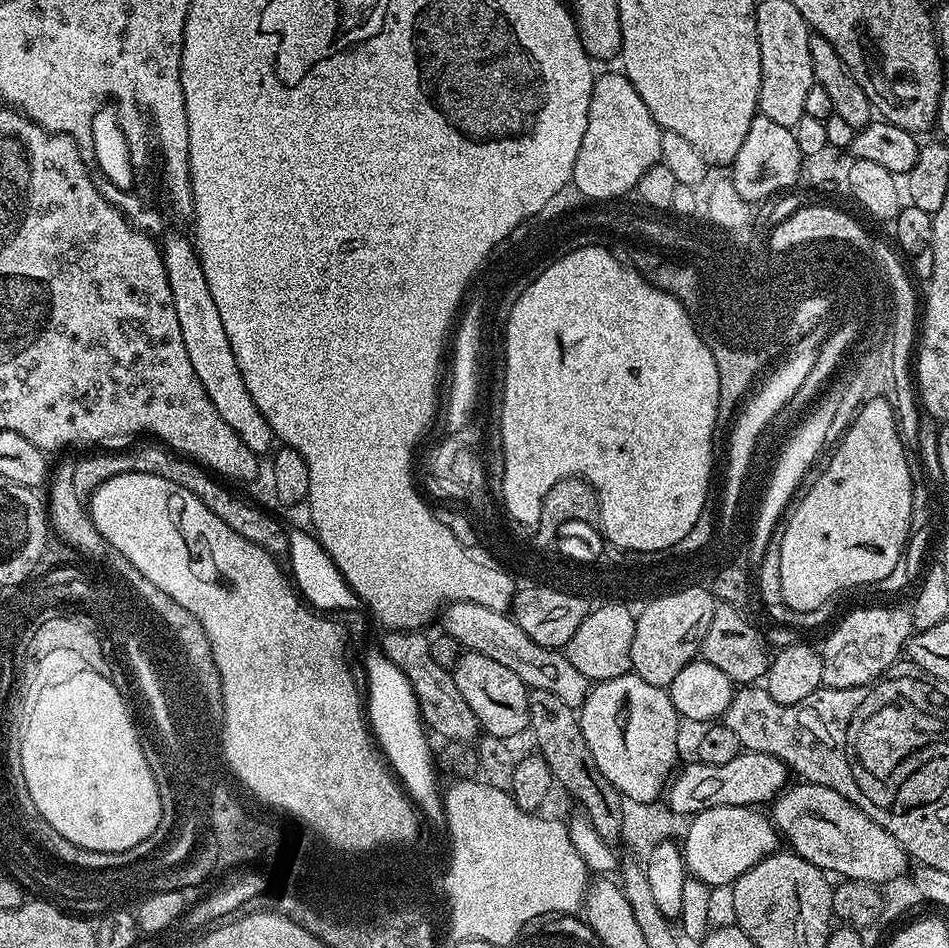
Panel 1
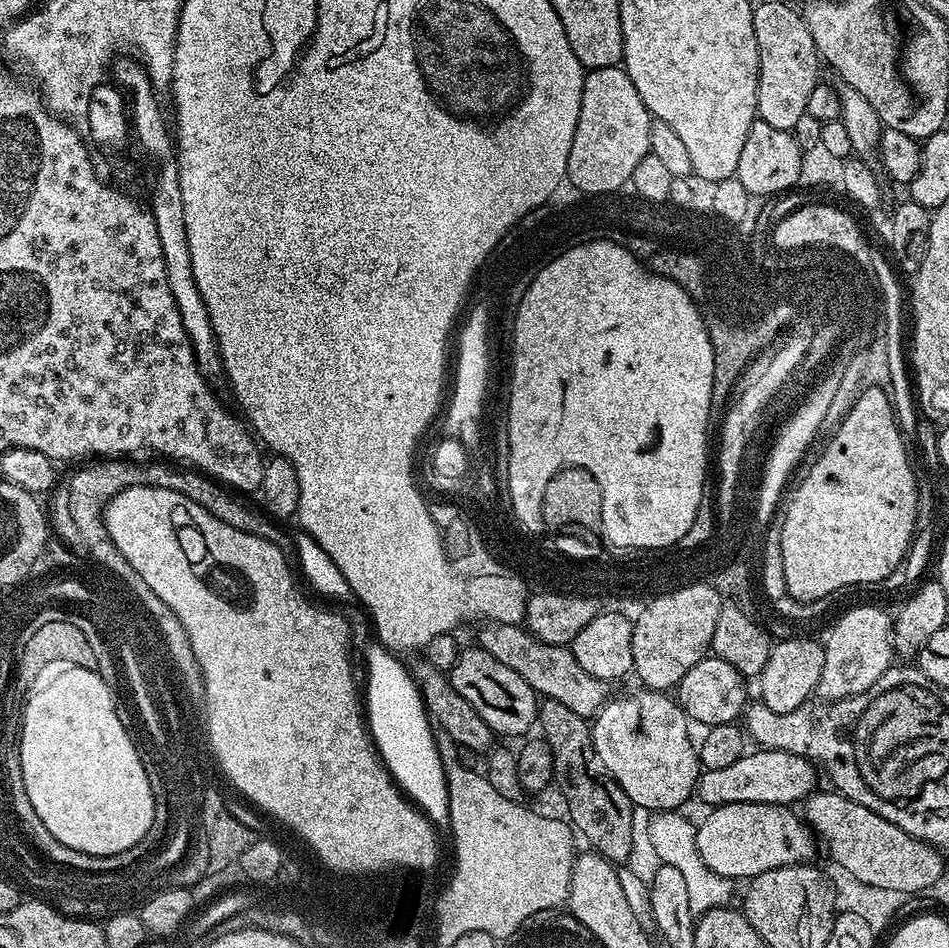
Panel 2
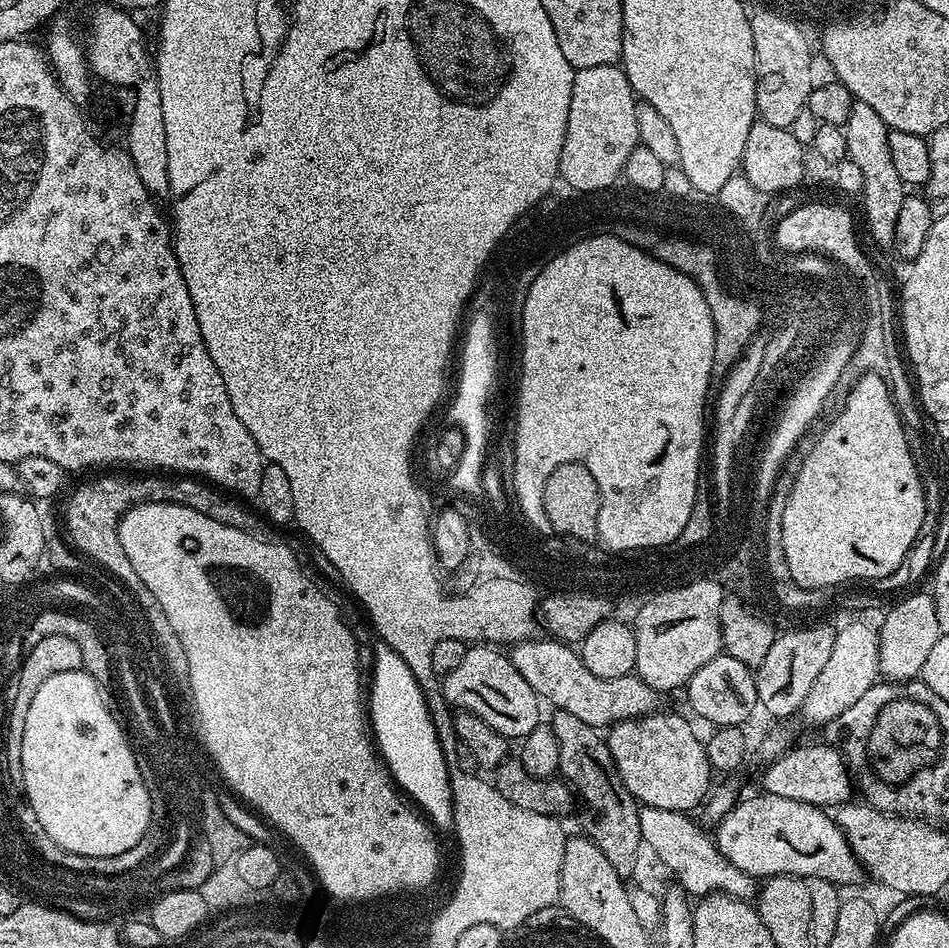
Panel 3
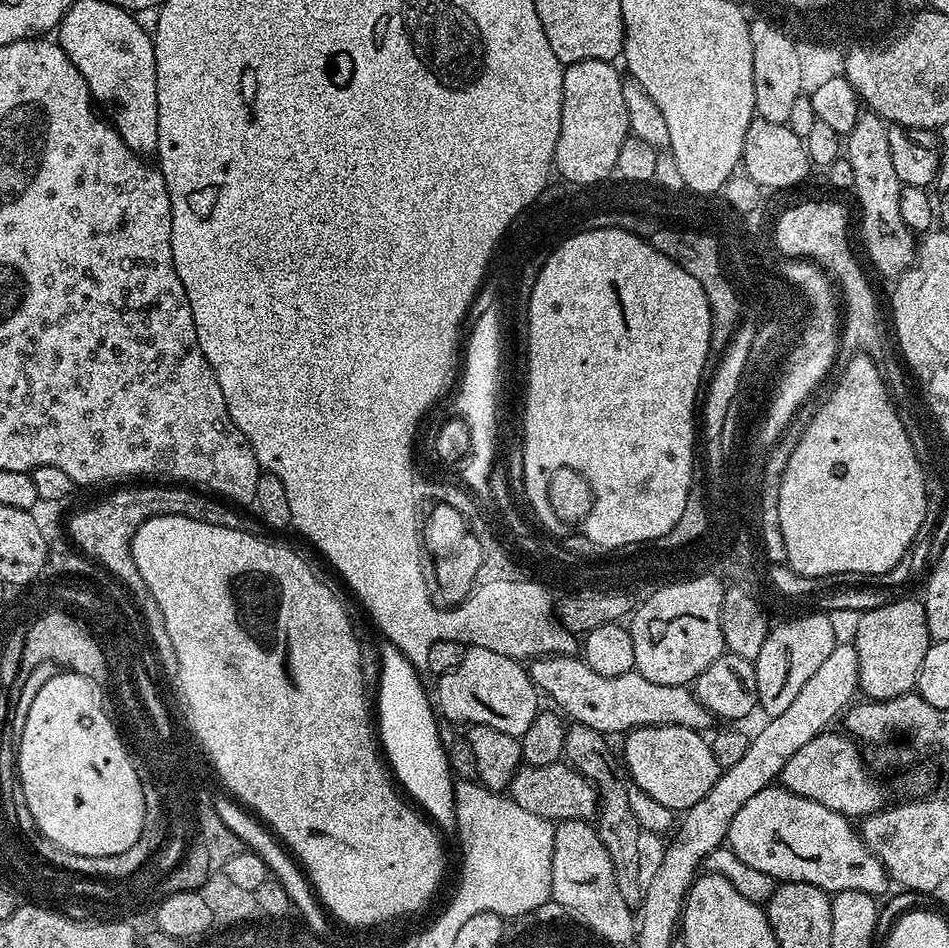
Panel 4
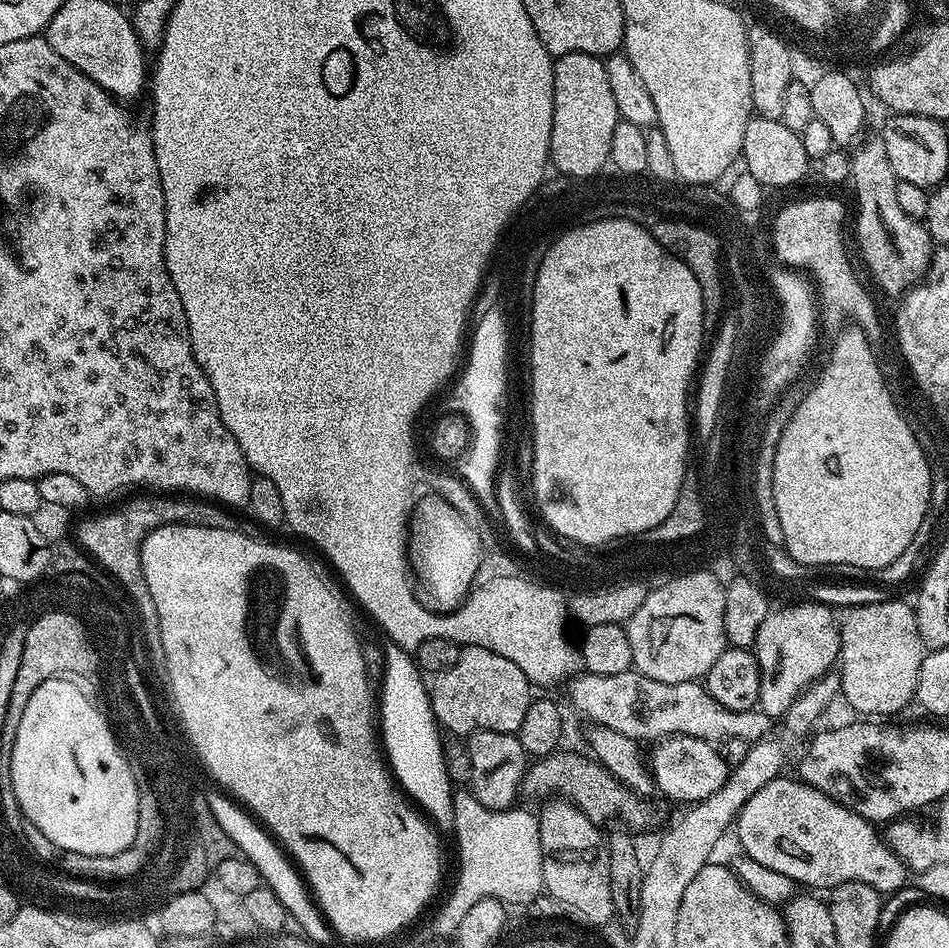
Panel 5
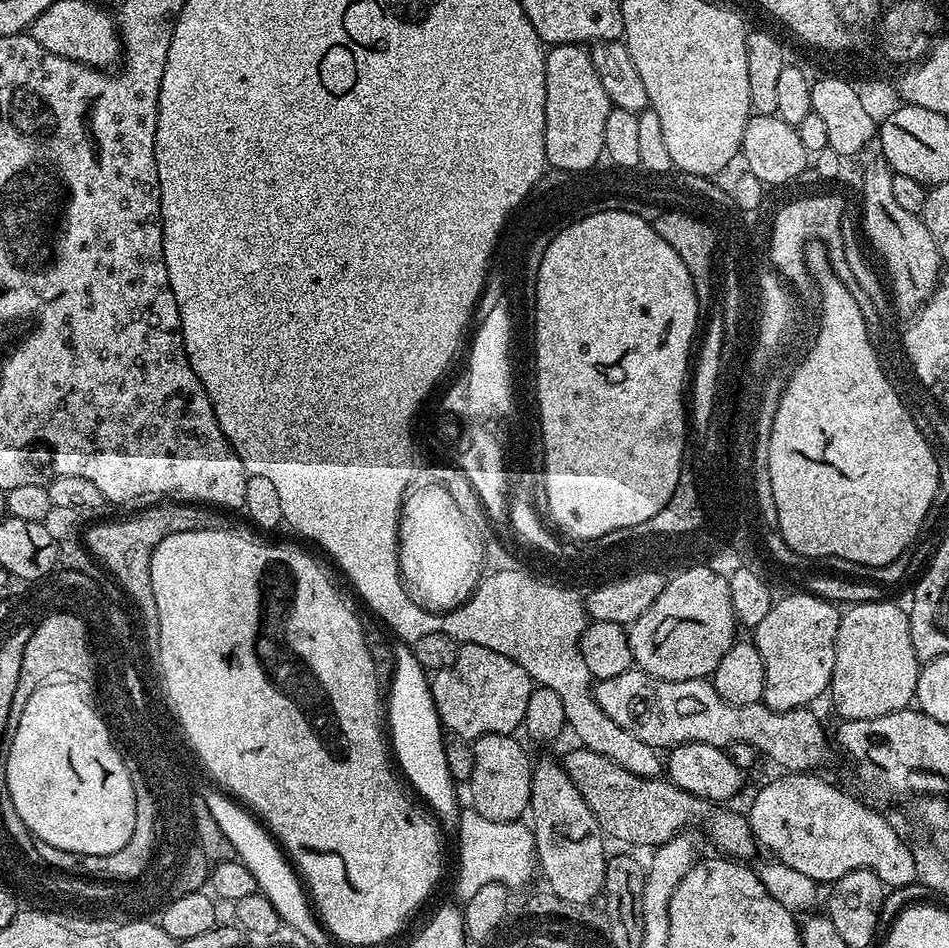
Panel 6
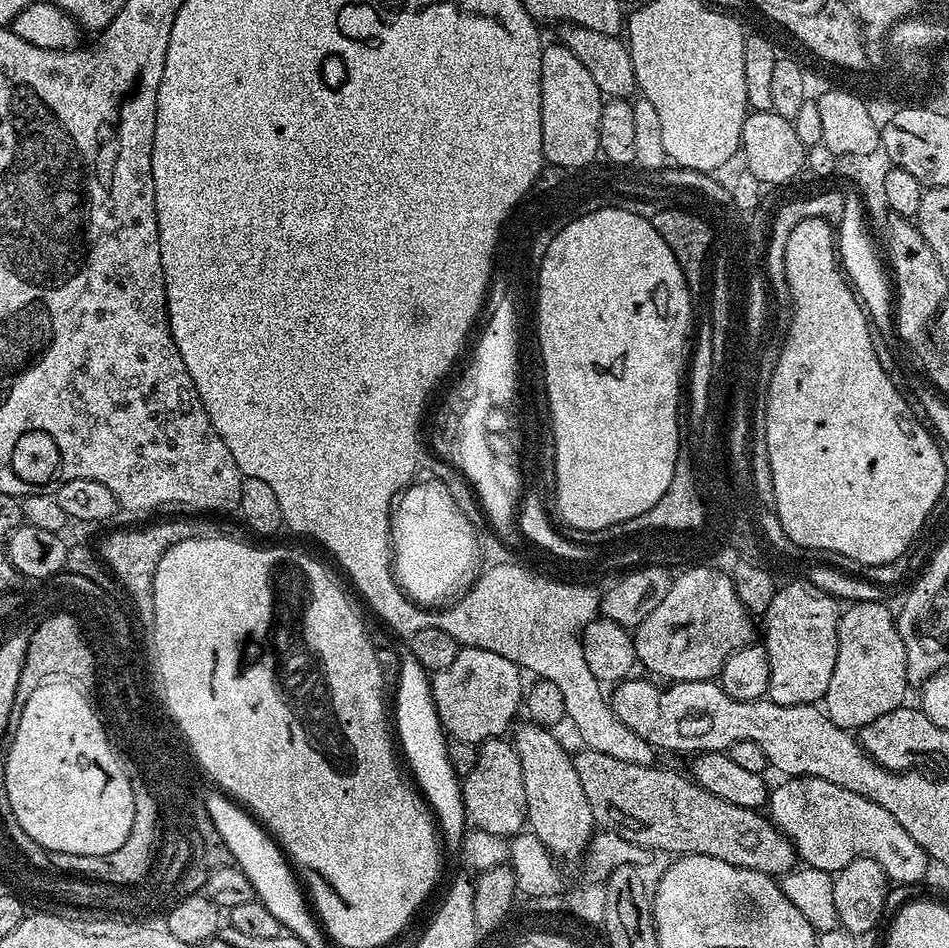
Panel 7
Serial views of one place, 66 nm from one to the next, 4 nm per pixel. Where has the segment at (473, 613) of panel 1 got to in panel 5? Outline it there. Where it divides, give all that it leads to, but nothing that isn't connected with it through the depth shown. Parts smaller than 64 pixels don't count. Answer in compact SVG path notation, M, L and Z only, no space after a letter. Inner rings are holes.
M635 670L609 676L584 672L573 676L567 688L569 702L588 722L616 730L637 742L659 742L674 735L702 738L709 742L726 738L746 738L755 742L765 739L773 731L773 721L766 713L759 710L726 710L726 706L710 698L703 683L694 680L654 682L654 678L646 678L646 674Z

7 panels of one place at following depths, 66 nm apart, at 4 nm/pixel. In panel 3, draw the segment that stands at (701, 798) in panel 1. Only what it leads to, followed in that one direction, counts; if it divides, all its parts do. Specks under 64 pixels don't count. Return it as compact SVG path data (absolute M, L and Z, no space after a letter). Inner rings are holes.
M804 744L801 748L792 746L769 764L772 765L764 772L762 788L770 794L778 794L778 798L794 798L794 802L806 802L825 810L853 799L854 781L839 747L832 745L831 748L828 744Z

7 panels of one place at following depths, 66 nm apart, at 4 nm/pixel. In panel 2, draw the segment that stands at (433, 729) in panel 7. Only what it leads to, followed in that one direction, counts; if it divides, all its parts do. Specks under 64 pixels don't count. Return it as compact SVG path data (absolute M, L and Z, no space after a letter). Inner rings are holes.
M379 642L369 643L363 653L368 663L368 696L366 692L366 723L376 742L384 764L392 779L415 807L428 817L429 824L442 830L449 827L450 798L443 764L433 736L434 724L426 701L416 689L412 673L397 653ZM365 655L365 656L364 656ZM440 827L440 828L439 828Z

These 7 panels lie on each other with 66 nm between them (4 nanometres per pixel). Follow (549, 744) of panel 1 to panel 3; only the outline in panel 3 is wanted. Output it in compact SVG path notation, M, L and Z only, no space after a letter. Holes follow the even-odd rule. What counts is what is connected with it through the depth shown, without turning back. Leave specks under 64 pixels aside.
M559 710L551 714L550 723L554 736L558 738L559 775L578 797L583 835L592 840L594 846L606 854L606 858L610 858L610 866L614 866L618 875L628 878L636 868L636 859L644 844L642 830L639 829L641 805L616 775L607 739L597 729L586 726L586 722L582 722L575 714Z

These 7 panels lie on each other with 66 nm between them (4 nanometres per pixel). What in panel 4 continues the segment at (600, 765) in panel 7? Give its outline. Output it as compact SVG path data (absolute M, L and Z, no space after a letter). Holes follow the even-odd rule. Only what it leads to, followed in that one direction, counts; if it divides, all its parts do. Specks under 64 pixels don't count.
M557 762L550 766L538 766L537 768L521 766L512 779L510 797L524 810L549 822L591 821L598 811L596 788L577 768L573 768L567 762Z

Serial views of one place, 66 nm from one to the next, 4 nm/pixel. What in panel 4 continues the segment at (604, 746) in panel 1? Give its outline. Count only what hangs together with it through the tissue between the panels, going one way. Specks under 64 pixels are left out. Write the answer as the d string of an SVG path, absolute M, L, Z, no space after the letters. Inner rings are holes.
M677 724L632 729L623 737L624 764L632 775L631 783L676 814L706 798L722 770L714 762L711 743L700 736L697 729Z

